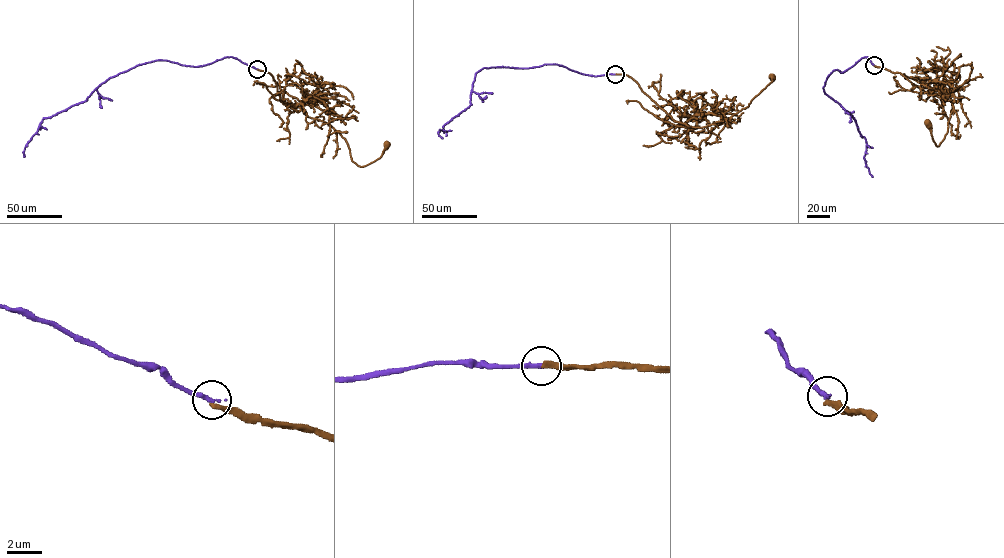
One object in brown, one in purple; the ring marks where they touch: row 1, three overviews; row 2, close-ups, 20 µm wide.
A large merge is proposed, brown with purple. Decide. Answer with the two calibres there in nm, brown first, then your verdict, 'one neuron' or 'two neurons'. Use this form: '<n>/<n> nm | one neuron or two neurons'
280/280 nm | two neurons

